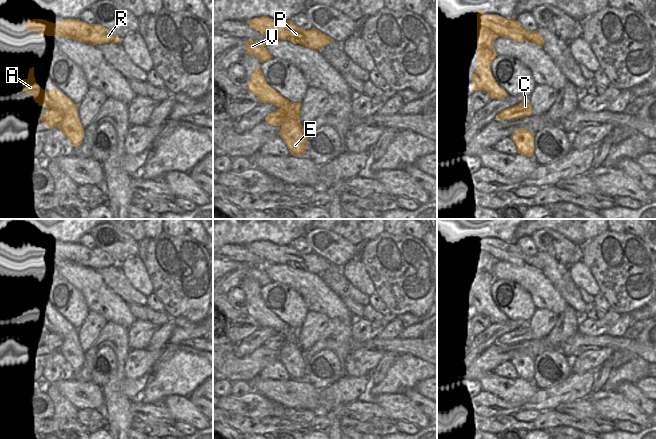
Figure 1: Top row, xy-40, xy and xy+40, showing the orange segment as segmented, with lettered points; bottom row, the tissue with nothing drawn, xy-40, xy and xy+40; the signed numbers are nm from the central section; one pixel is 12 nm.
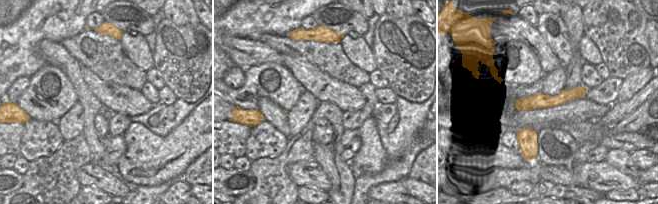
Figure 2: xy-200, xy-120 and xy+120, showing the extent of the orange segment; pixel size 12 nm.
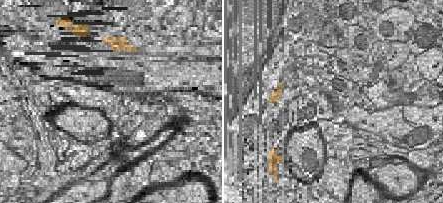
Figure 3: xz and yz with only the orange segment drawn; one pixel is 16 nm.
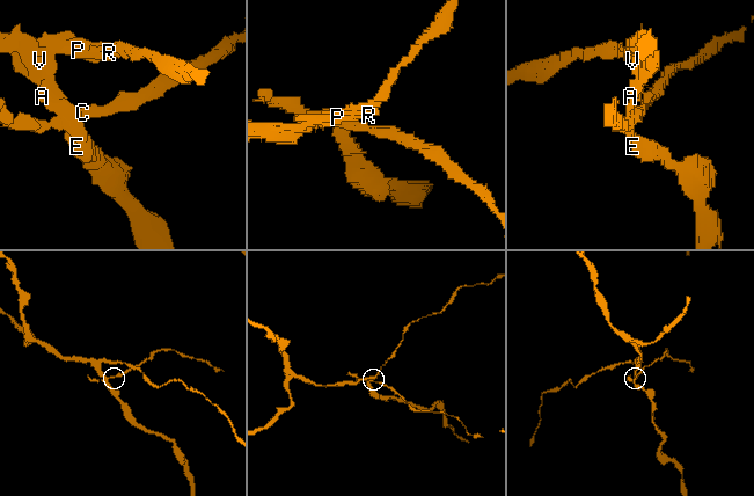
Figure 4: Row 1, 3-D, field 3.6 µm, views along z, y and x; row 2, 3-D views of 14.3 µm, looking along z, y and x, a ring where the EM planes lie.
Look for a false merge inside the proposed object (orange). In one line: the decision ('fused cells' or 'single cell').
fused cells

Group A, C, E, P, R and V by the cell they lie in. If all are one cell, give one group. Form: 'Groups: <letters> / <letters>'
Groups: A E P R V / C.

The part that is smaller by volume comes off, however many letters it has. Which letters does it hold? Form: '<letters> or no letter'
C

